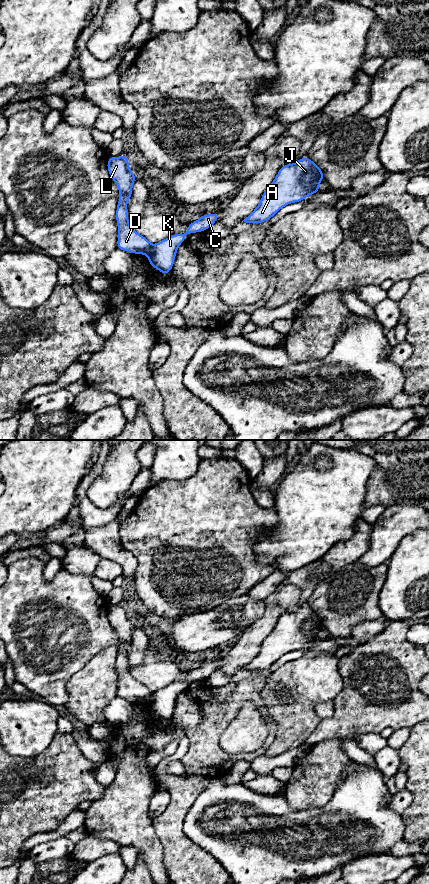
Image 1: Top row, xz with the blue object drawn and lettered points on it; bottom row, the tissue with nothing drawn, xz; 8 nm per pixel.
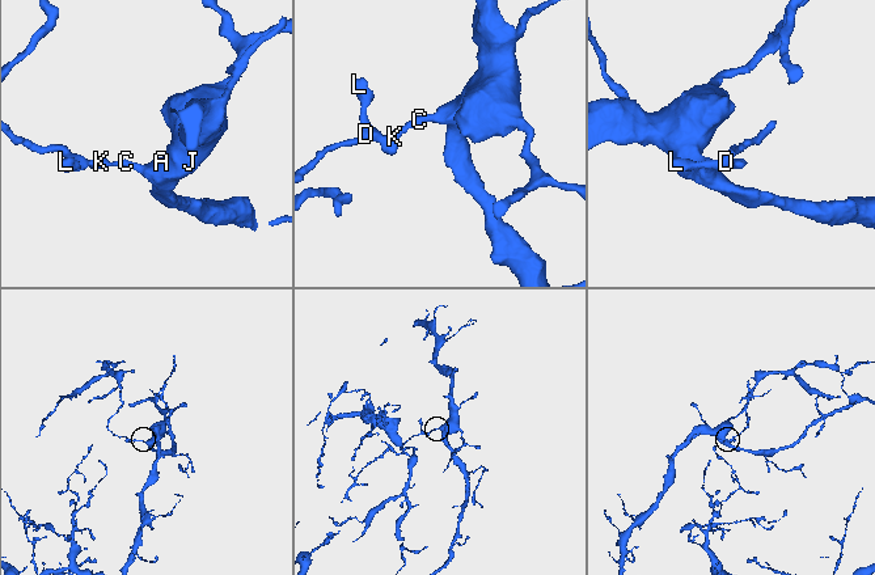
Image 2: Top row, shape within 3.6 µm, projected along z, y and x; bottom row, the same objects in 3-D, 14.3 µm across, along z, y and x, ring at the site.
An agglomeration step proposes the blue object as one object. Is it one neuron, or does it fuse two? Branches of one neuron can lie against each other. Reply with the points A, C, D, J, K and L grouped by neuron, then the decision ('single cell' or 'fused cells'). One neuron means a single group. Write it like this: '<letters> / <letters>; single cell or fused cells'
A C J K / D L; fused cells

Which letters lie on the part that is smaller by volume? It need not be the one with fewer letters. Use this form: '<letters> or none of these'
D, L

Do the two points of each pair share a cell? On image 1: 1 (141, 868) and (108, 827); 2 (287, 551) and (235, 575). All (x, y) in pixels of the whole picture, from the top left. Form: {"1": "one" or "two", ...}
{"1": "two", "2": "two"}

